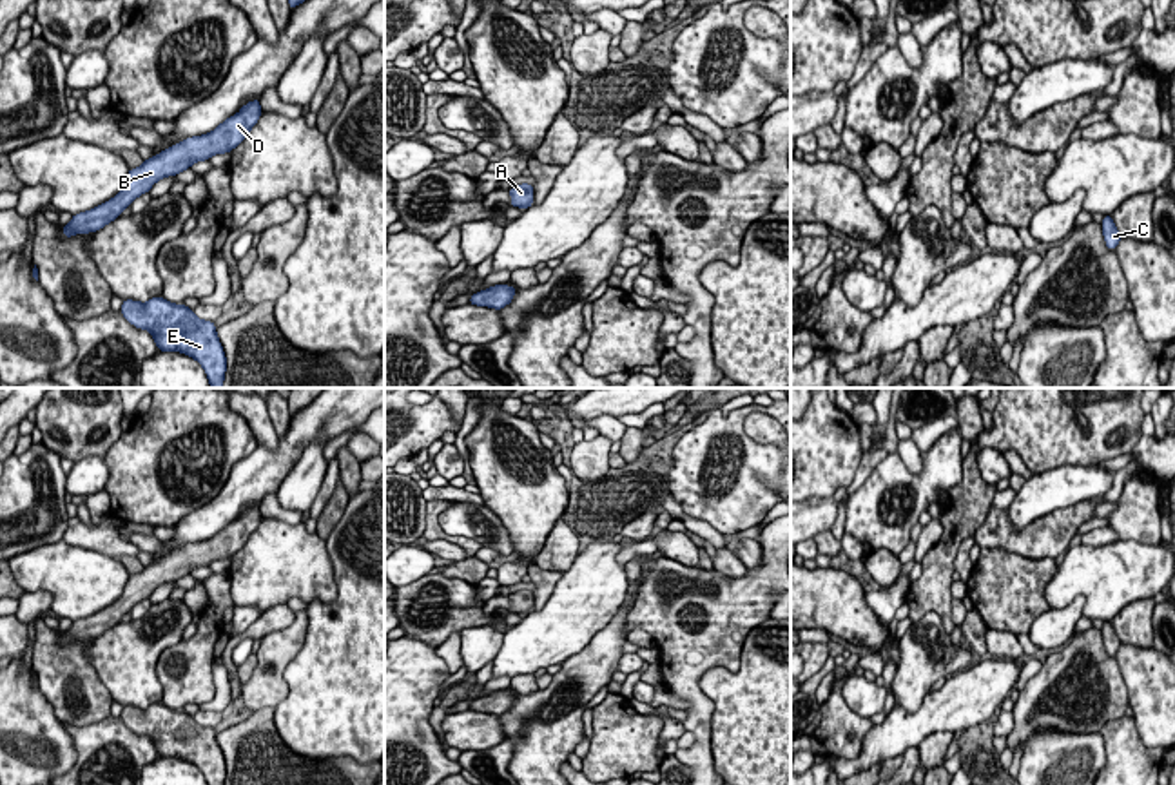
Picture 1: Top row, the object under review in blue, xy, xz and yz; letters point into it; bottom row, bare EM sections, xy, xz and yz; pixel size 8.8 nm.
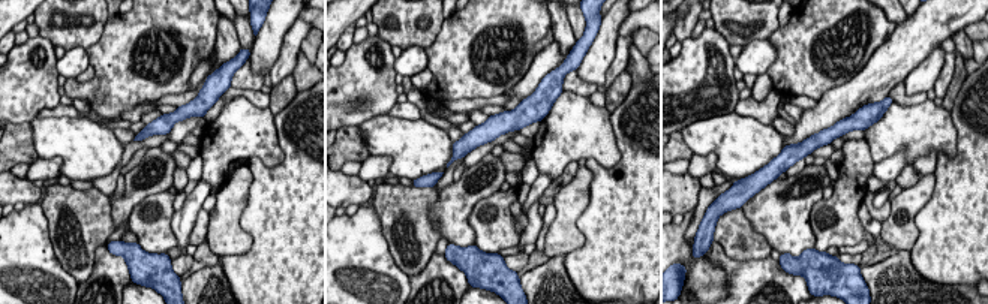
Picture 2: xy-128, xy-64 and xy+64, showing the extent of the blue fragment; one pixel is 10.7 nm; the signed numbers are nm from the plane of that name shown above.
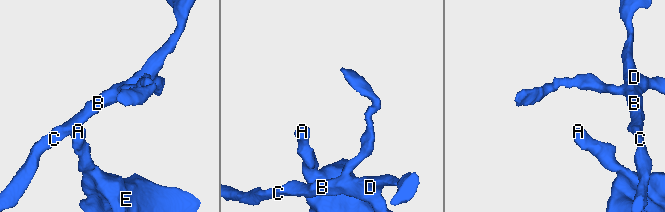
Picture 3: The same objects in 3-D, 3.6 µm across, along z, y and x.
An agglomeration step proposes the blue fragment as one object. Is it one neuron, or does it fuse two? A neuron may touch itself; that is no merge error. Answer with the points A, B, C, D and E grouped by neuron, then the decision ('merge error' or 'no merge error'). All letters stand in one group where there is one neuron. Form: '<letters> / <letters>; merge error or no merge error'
A B C D E; no merge error

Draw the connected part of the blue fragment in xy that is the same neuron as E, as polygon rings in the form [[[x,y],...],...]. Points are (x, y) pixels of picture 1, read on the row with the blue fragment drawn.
[[[161,296],[147,303],[125,299],[121,314],[136,328],[149,330],[158,350],[196,359],[210,388],[223,388],[227,359],[212,321],[203,321],[183,303],[169,303]]]

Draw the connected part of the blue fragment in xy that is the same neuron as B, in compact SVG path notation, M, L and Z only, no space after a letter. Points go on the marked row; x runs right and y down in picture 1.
M257 98L243 105L238 114L219 123L212 132L187 138L145 160L141 167L129 170L121 190L112 199L87 212L74 214L73 219L63 225L63 237L103 228L121 216L123 208L131 207L138 196L149 192L161 178L176 176L190 169L192 163L205 161L214 154L230 152L247 138L259 116L261 105Z

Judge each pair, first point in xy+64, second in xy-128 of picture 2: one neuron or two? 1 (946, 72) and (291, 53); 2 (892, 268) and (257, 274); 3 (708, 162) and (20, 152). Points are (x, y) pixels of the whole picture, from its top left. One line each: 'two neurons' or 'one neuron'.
1: one neuron
2: two neurons
3: two neurons

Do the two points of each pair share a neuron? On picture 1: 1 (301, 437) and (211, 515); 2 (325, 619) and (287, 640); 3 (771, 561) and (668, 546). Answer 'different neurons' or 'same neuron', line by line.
1: same neuron
2: different neurons
3: different neurons

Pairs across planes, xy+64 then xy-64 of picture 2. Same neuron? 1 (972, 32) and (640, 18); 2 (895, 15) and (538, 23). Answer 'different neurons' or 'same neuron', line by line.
1: different neurons
2: different neurons

